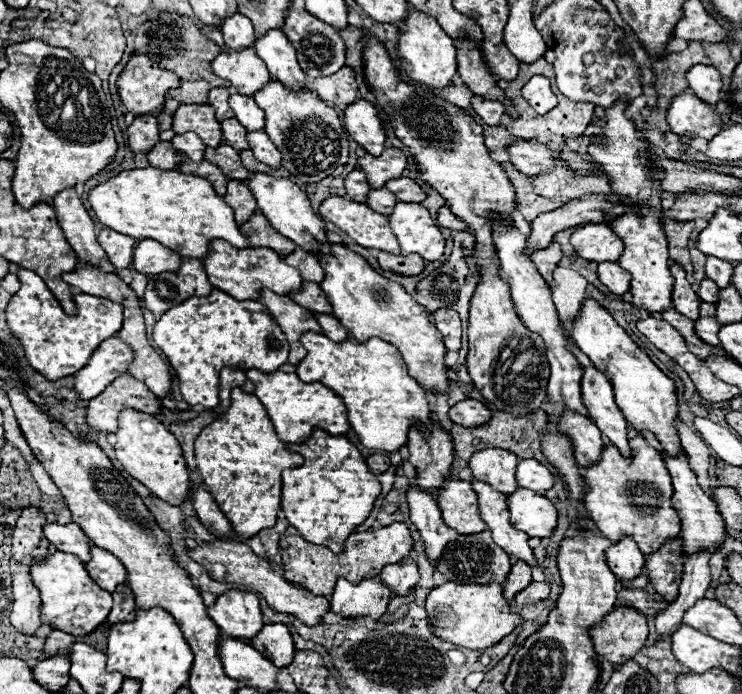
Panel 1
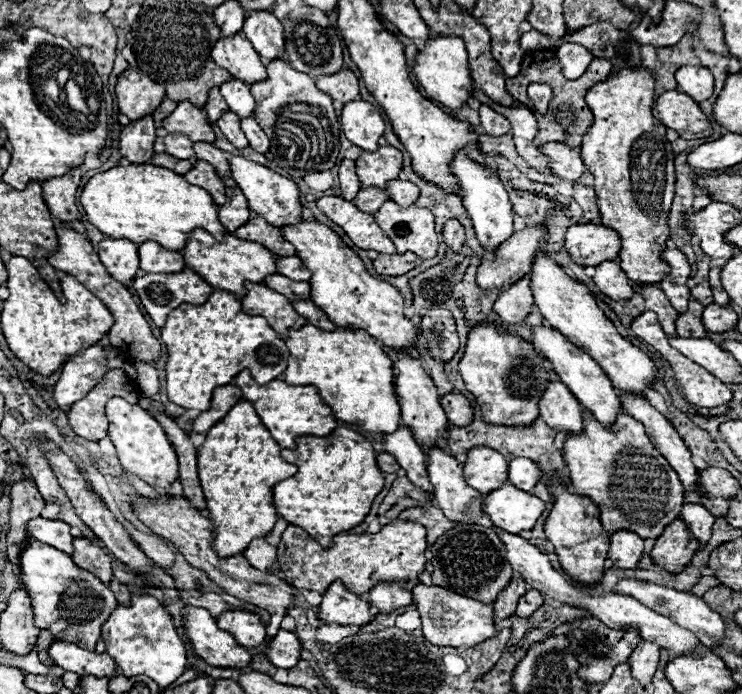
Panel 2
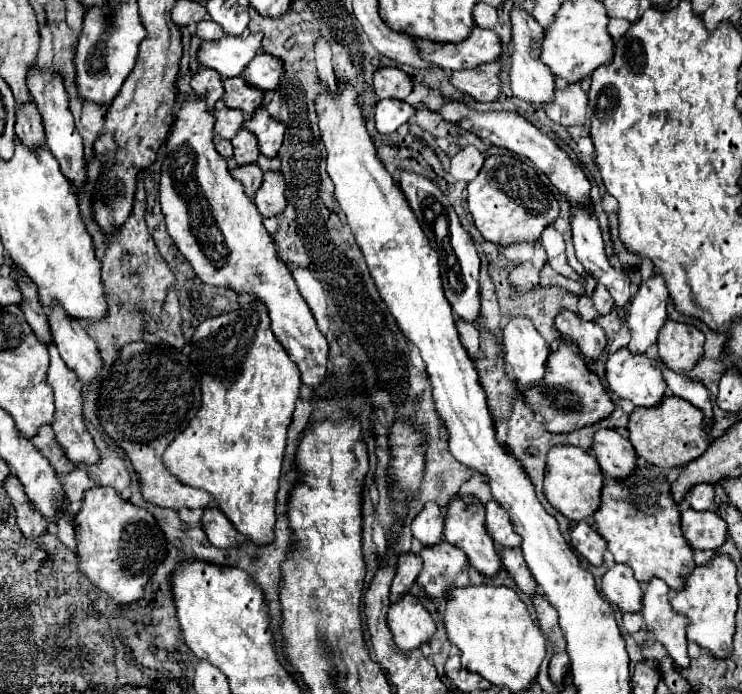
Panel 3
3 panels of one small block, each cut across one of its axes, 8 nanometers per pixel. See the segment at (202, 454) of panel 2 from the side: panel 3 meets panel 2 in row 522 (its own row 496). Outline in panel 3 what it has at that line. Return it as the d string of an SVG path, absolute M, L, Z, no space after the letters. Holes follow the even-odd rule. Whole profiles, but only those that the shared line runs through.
M256 298L240 310L230 310L204 320L196 328L190 346L190 360L198 370L202 370L202 406L180 436L176 436L176 440L166 448L164 464L168 464L170 472L176 474L182 484L210 492L218 508L240 534L248 536L256 544L268 544L274 538L276 488L294 402L300 396L300 372L284 352L284 346L272 334L268 310Z

